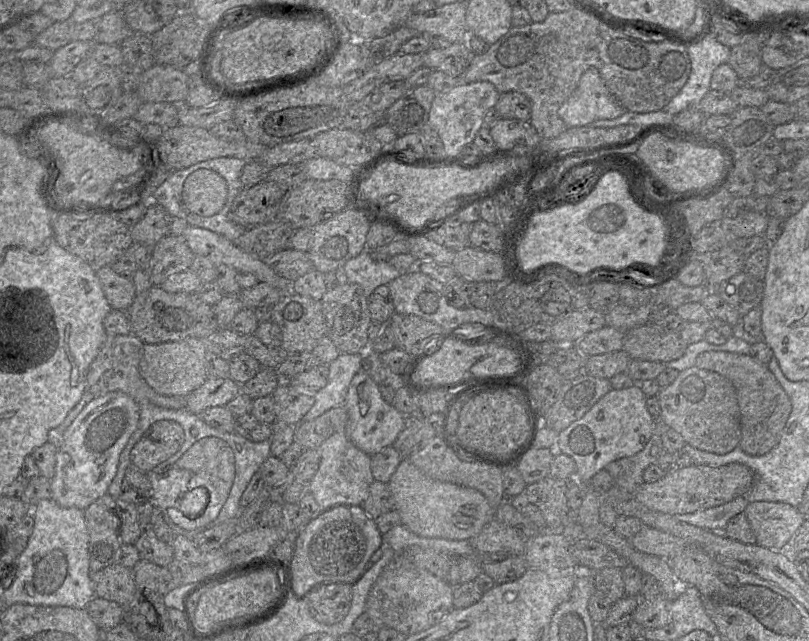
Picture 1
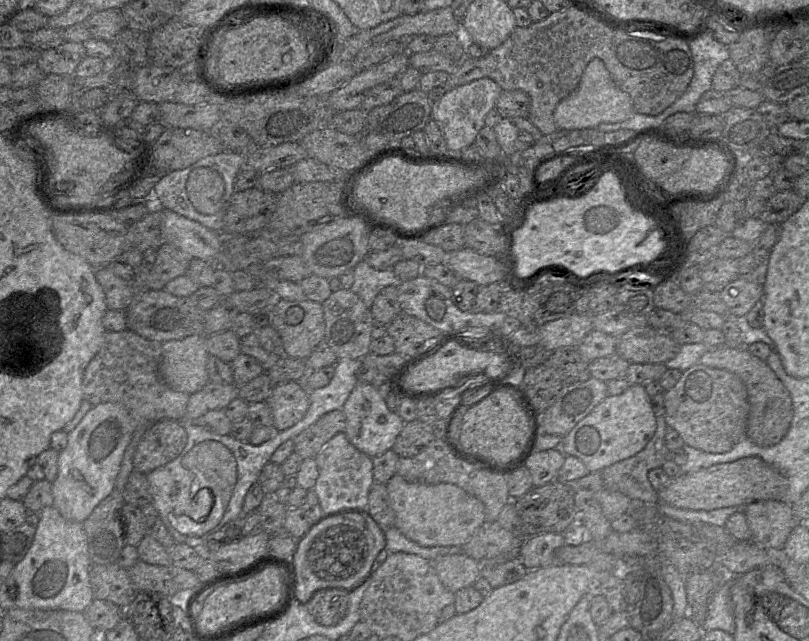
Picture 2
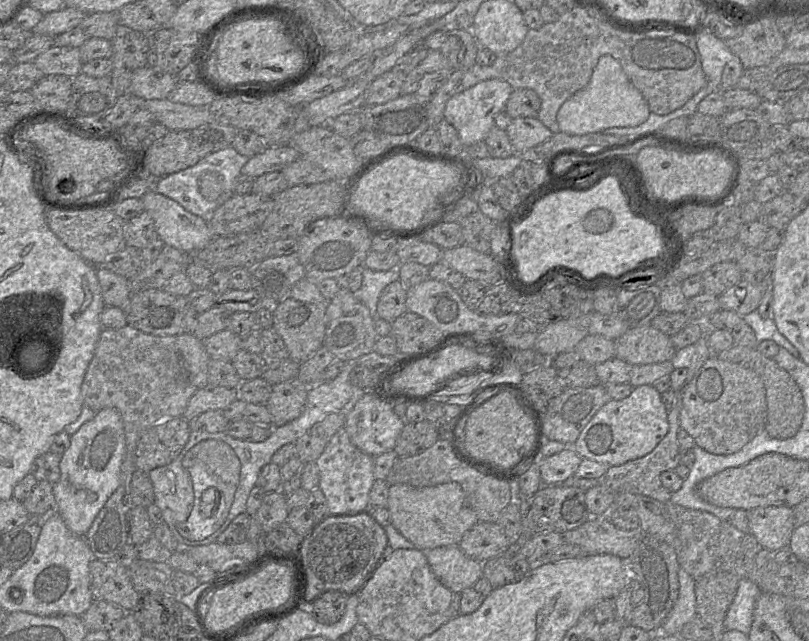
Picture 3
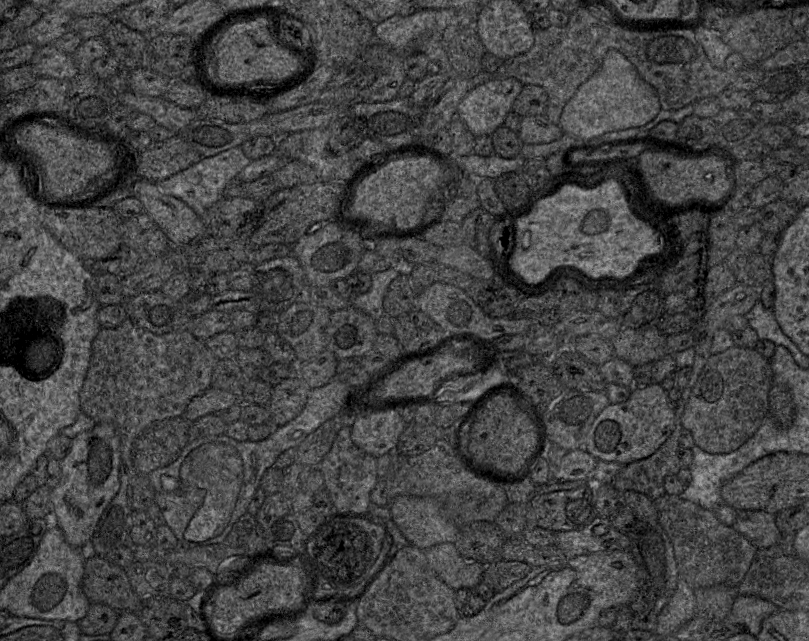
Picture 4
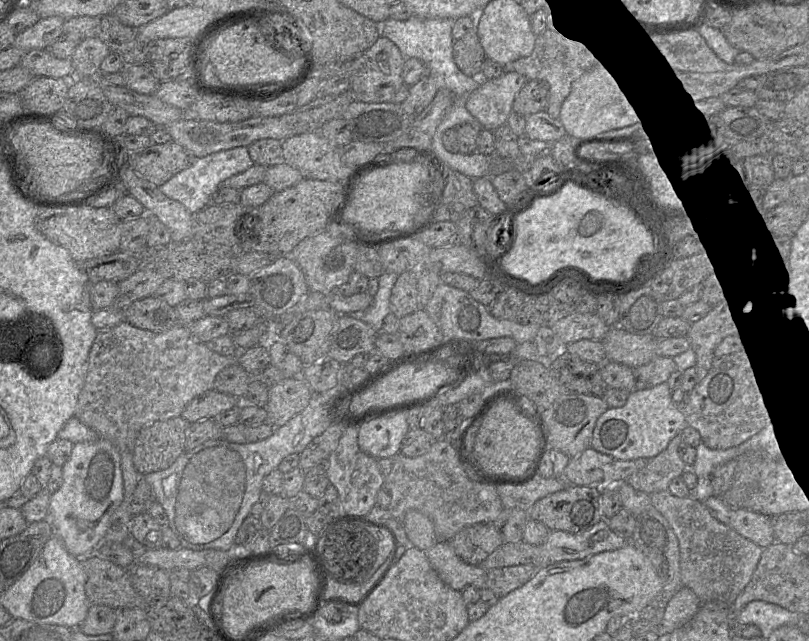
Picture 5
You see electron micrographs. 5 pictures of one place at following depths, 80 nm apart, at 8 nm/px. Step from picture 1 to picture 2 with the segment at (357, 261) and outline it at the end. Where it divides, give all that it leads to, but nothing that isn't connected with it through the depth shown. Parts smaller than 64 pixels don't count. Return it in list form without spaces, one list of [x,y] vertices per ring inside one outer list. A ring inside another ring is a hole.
[[[362,260],[353,268],[353,276],[354,282],[351,290],[369,308],[383,288],[389,285],[397,285],[397,277],[393,269],[376,270],[365,260]]]

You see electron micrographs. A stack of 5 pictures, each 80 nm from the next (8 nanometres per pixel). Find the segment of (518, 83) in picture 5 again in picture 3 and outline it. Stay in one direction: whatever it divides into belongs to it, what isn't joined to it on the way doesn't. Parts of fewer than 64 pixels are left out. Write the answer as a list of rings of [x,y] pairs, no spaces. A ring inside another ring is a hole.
[[[501,79],[481,81],[466,90],[453,95],[446,103],[444,120],[457,131],[464,147],[484,141],[490,130],[495,126],[495,117],[505,109],[506,103],[514,89]]]

